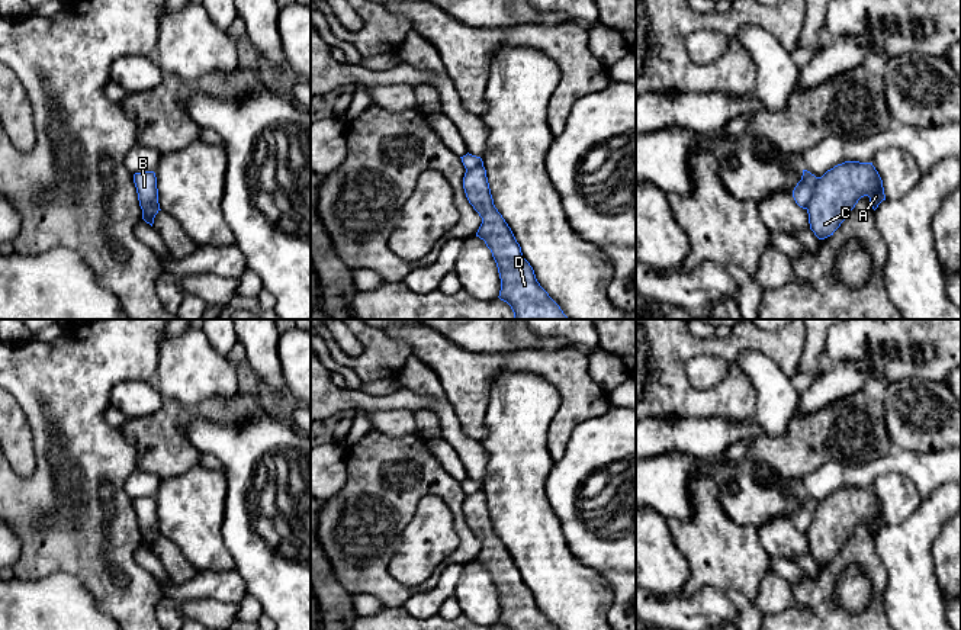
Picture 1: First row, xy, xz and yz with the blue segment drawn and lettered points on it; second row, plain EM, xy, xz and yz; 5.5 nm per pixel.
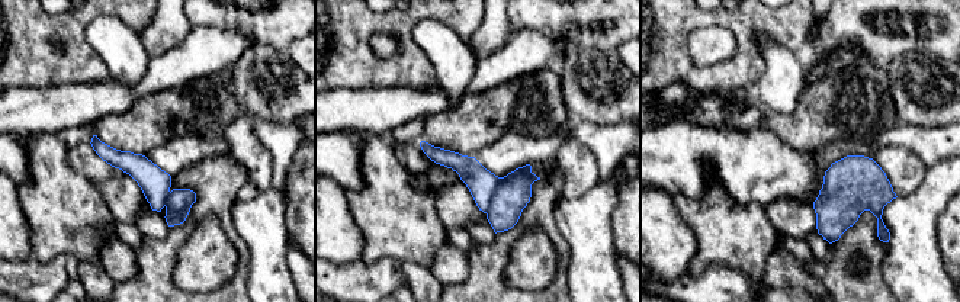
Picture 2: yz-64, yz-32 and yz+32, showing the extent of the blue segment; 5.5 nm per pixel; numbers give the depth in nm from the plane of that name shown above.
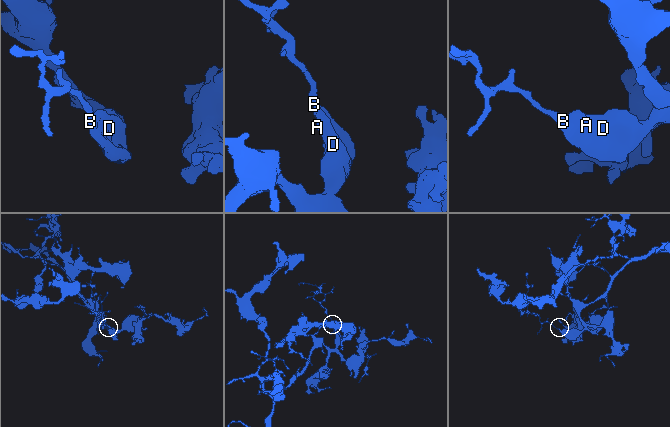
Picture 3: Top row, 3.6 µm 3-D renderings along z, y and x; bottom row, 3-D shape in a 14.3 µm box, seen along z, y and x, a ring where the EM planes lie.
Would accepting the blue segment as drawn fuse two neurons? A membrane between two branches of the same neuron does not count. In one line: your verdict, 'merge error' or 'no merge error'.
merge error

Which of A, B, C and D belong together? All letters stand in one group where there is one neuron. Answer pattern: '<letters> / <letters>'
A C D / B

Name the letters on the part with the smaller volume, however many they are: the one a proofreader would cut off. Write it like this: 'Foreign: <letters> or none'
Foreign: B

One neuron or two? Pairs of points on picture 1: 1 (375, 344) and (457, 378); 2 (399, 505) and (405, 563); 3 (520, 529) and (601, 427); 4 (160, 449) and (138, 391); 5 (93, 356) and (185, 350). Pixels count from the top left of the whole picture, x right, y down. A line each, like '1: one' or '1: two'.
1: two
2: two
3: two
4: two
5: two

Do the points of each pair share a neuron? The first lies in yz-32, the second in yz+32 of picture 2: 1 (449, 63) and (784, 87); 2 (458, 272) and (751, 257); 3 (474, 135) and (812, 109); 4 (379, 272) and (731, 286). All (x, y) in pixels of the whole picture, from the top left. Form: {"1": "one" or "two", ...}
{"1": "one", "2": "two", "3": "one", "4": "one"}

